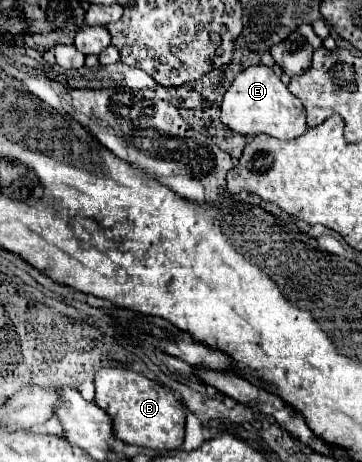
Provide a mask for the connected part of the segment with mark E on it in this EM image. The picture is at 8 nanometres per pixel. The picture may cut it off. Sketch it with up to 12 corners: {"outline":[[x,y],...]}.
{"outline":[[266,66],[228,86],[222,122],[244,136],[302,136],[302,102]]}

